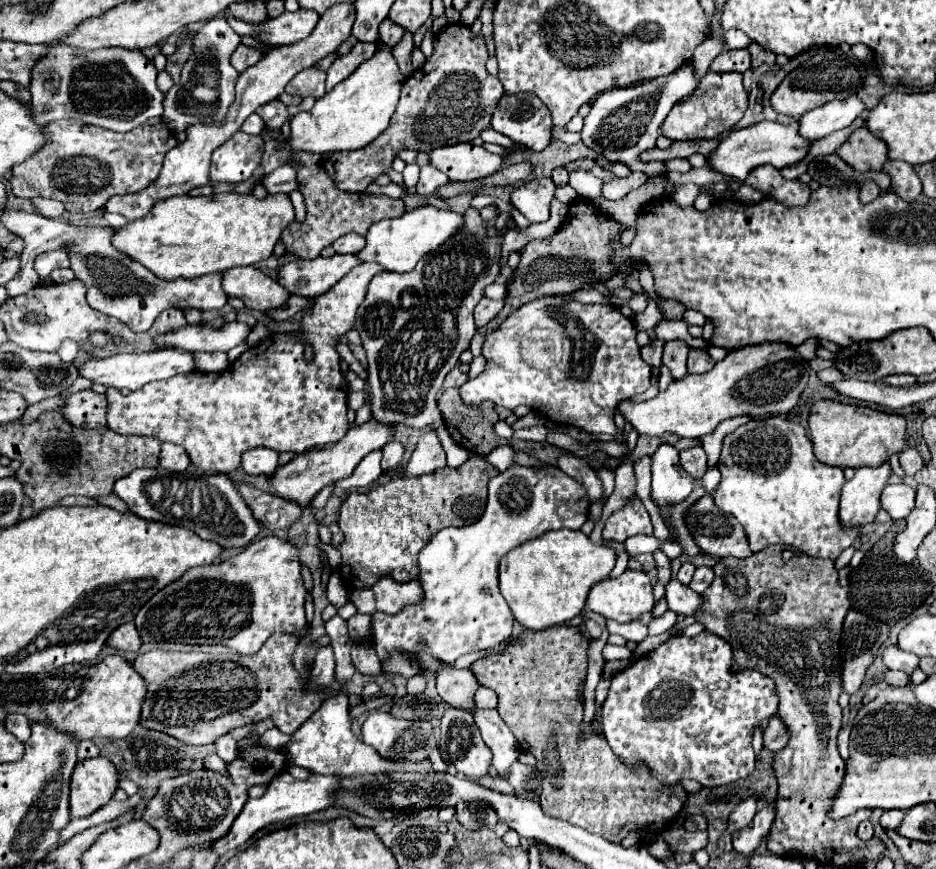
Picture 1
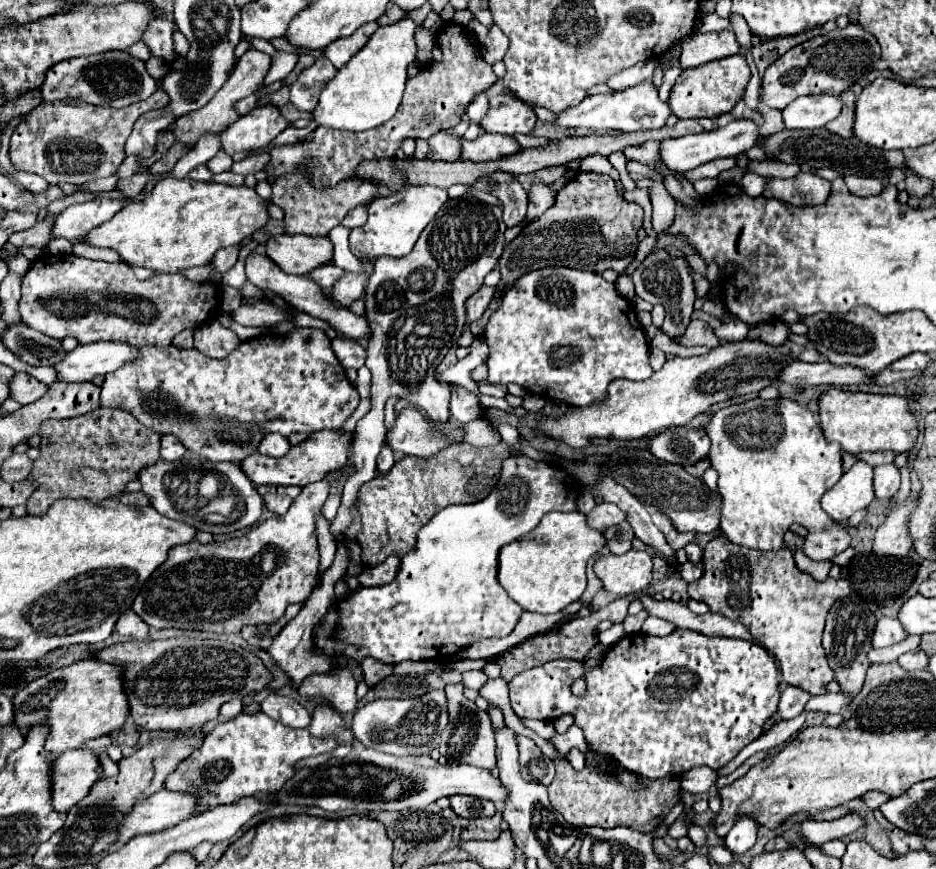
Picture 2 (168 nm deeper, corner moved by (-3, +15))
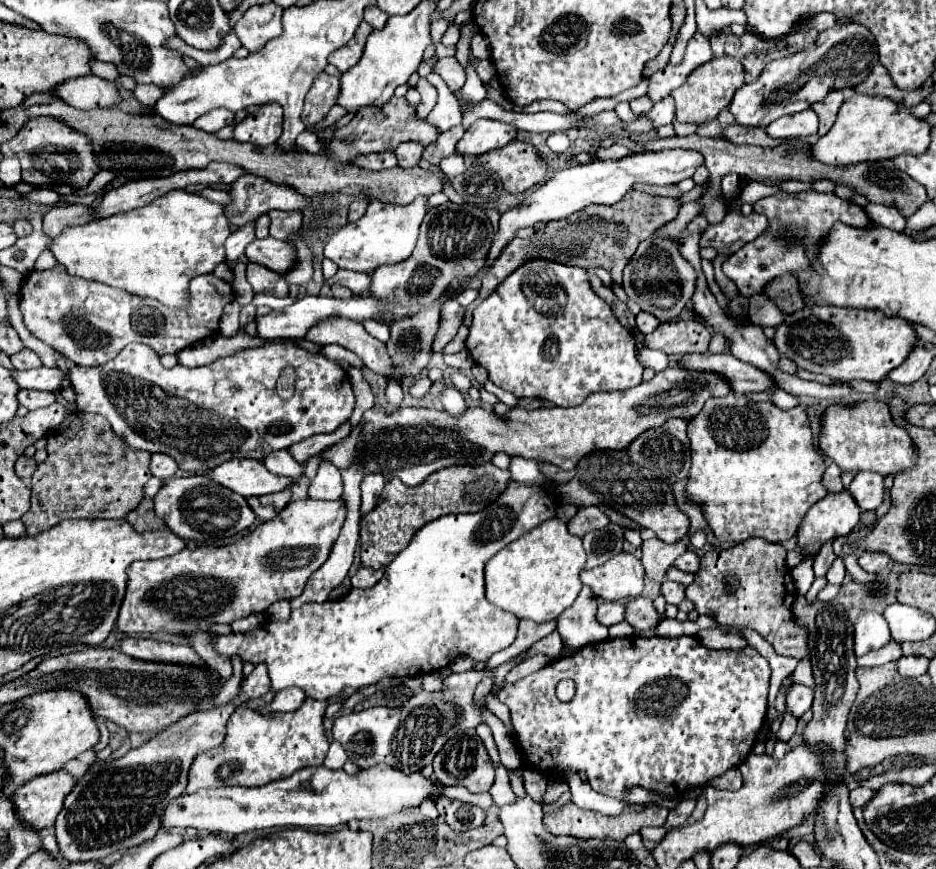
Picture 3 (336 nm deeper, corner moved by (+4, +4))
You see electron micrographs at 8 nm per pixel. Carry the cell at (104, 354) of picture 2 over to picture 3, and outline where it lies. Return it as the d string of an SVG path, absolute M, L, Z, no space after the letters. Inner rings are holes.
M40 367L30 371L14 371L12 377L16 379L20 389L40 389L60 393L64 389L64 381L70 379L70 373L62 373L60 367Z

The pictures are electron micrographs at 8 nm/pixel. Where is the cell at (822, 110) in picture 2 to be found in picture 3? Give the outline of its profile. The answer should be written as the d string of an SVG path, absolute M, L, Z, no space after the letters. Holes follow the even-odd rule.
M812 109L800 111L796 115L788 115L784 119L776 119L766 127L768 135L774 139L788 139L788 137L810 137L818 131L818 119Z

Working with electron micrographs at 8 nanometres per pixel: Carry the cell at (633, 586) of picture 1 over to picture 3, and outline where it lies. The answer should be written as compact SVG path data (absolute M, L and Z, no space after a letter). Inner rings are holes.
M620 553L600 567L582 571L580 579L604 601L628 601L644 589L644 567L634 555Z

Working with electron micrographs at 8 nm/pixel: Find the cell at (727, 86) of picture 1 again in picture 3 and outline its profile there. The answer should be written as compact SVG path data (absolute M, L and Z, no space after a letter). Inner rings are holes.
M728 55L714 57L712 63L700 65L696 71L692 71L692 75L688 75L682 87L672 91L672 97L676 103L676 119L680 123L696 123L696 125L716 119L718 113L726 109L728 103L732 103L732 95L740 89L740 85L744 85L742 63Z

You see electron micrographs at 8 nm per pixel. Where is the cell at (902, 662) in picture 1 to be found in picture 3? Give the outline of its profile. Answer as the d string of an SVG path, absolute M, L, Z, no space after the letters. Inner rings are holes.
M874 611L860 613L854 625L854 647L858 657L872 649L882 649L890 641L892 637L888 631L888 623L880 613L874 613Z

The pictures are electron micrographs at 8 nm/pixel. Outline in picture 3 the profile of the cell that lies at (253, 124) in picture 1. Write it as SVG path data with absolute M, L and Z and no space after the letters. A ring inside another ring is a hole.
M220 109L220 111L210 111L208 115L202 115L200 119L196 119L194 127L200 129L200 131L216 133L216 131L220 131L222 127L232 125L232 123L234 123L234 113Z

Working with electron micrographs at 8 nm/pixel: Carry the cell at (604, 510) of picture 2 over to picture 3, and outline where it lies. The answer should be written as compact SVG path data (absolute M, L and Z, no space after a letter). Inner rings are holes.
M586 507L586 509L578 511L574 519L570 519L568 531L570 531L572 535L584 537L588 531L604 529L608 523L610 523L610 519L608 519L598 507Z

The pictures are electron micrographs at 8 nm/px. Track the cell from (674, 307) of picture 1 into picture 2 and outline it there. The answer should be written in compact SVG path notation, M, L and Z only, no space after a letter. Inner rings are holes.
M657 248L653 250L631 274L633 284L635 284L635 292L639 298L651 302L651 304L661 304L667 312L665 322L663 322L663 332L671 338L681 336L683 328L687 328L689 320L691 320L691 312L693 312L693 302L695 302L695 282L691 278L689 272L689 264L685 258L675 258L671 256L665 248Z

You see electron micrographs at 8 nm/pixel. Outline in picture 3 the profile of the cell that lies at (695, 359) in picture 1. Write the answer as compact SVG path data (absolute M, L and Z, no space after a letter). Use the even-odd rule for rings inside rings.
M672 321L662 323L654 333L646 335L644 345L658 349L666 355L686 355L686 353L706 353L712 333L700 321Z

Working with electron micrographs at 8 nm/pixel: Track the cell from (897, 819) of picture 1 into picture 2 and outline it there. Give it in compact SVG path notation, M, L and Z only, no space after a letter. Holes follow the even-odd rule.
M871 790L871 792L867 792L861 800L863 800L869 808L879 808L883 802L887 802L887 800L889 800L889 796L887 796L887 794L883 794L883 792Z

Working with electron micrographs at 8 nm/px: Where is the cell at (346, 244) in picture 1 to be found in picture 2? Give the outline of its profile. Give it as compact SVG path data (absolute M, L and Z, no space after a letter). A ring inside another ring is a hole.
M355 206L343 220L343 226L347 228L357 228L359 224L365 224L367 222L367 206Z

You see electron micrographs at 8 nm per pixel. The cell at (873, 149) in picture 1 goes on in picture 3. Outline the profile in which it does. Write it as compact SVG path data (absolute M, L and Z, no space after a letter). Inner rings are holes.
M832 91L826 95L826 99L822 99L820 103L814 103L812 109L818 113L820 117L820 129L818 129L818 137L826 135L830 131L830 127L834 125L836 121L836 113L840 109L840 105L844 103L844 97L842 97L842 91Z

